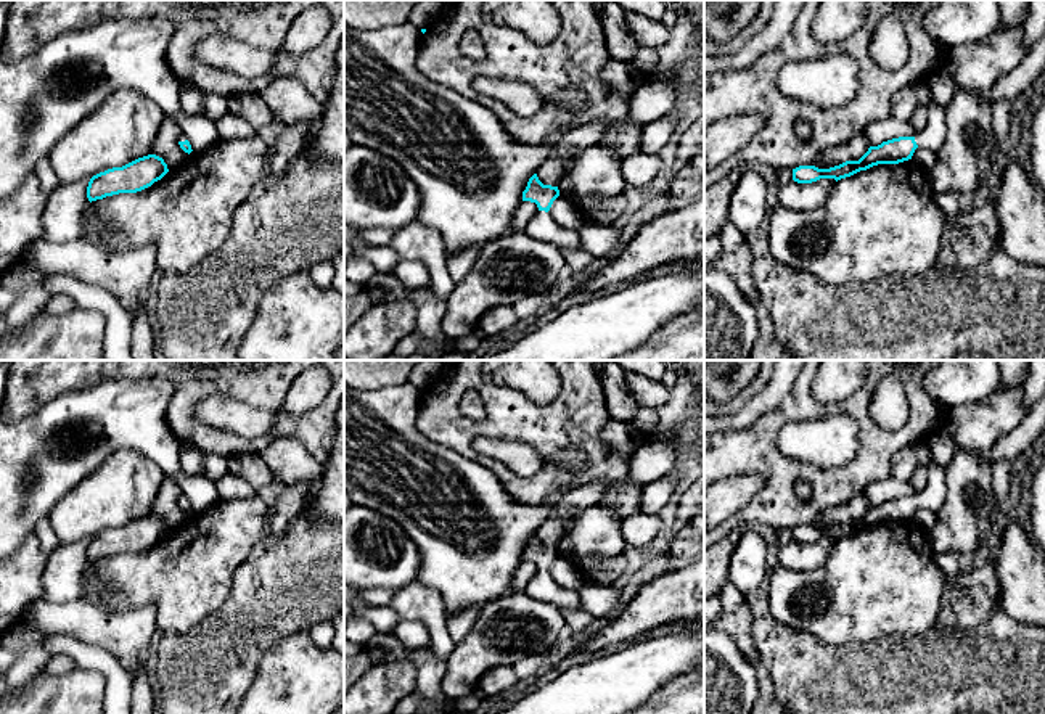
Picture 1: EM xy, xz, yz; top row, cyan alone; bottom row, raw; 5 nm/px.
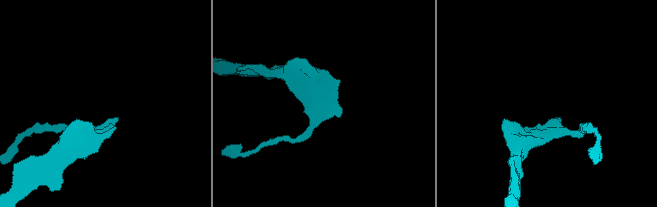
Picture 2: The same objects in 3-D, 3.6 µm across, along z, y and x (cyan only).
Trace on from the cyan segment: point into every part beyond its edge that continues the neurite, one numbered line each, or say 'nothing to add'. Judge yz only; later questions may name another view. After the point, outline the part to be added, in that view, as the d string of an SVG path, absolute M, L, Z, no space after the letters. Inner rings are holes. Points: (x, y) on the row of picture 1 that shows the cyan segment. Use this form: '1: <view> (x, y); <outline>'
1: yz (933, 135); M932 100L928 103L928 121L926 125L915 135L918 146L937 153L945 142L945 109Z

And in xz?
1: xz (544, 227); M539 211L539 214L529 222L526 233L558 248L580 249L579 232L563 227L545 211Z

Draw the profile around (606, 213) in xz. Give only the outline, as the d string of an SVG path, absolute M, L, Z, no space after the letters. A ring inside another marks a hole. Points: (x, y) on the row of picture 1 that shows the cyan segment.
M624 193L600 204L580 204L574 199L572 204L582 214L585 222L592 224L595 220L596 225L614 225L614 222L619 220L627 209Z

